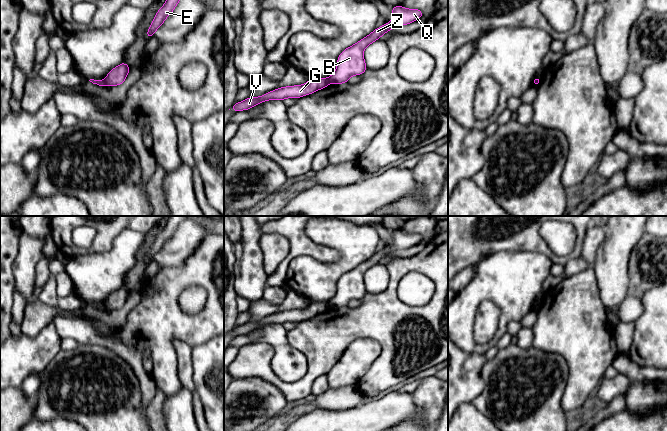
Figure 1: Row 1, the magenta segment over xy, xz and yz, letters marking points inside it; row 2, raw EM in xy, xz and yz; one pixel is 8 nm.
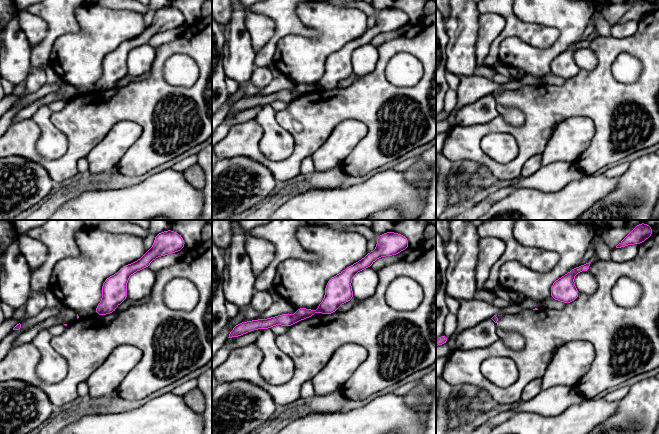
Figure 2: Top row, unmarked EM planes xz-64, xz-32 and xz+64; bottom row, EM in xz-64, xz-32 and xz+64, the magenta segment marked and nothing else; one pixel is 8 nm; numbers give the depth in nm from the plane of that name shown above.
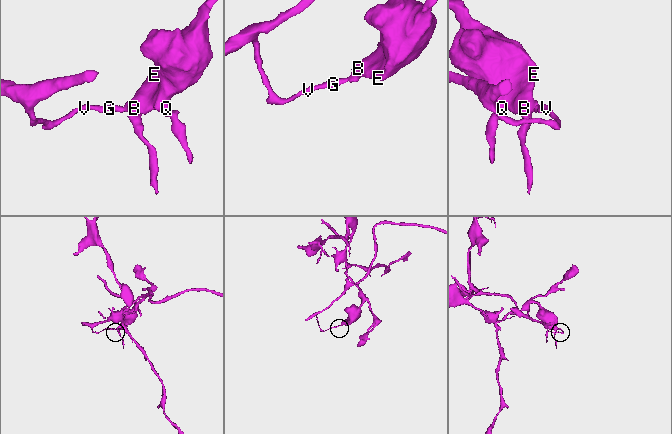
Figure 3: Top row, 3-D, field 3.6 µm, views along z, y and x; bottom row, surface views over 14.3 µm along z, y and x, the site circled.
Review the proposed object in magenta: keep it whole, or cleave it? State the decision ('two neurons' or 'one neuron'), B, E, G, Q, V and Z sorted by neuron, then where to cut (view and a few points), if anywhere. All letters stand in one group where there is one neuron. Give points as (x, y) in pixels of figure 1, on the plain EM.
two neurons; B E Q Z / G V; cut in xy along (104, 304), (106, 308)

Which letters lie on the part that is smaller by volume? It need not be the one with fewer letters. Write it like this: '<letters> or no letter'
G, V

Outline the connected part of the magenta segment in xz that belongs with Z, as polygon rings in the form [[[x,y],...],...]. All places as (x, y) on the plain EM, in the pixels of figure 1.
[[[400,229],[393,231],[392,244],[389,247],[376,252],[371,258],[342,275],[337,283],[336,295],[329,301],[330,306],[347,307],[351,300],[362,299],[367,294],[363,276],[368,269],[393,252],[408,249],[422,241],[423,237],[419,233],[407,233]]]

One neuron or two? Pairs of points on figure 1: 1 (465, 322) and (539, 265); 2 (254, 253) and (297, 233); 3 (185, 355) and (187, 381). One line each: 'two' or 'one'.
1: one
2: two
3: one

